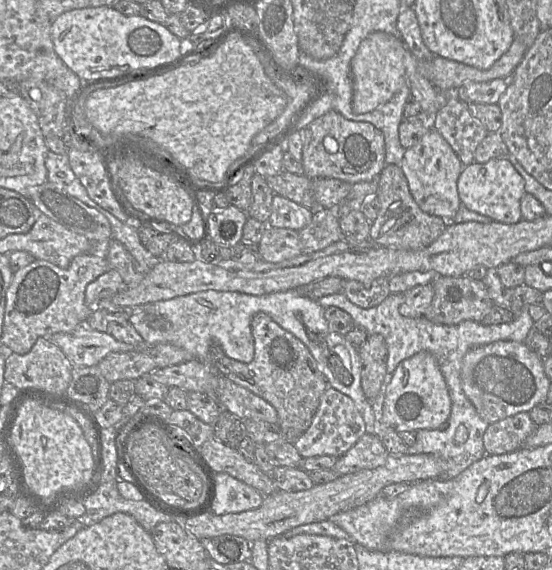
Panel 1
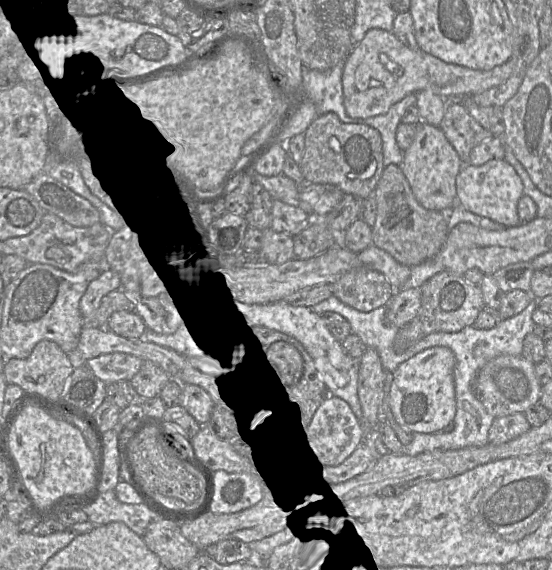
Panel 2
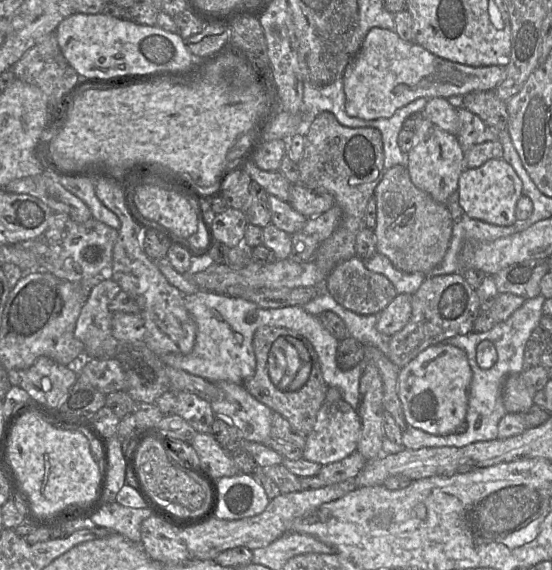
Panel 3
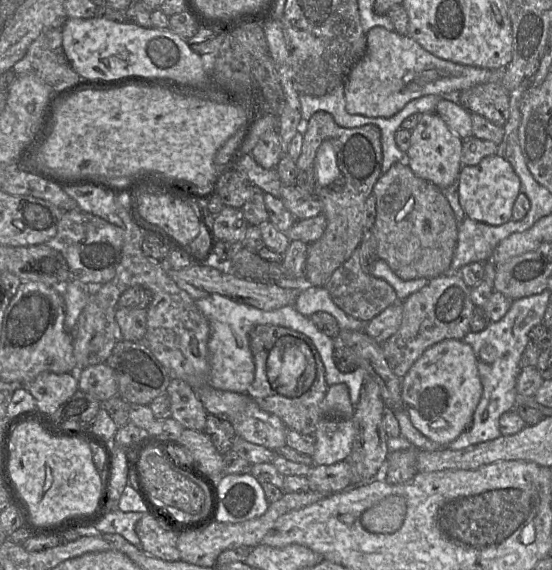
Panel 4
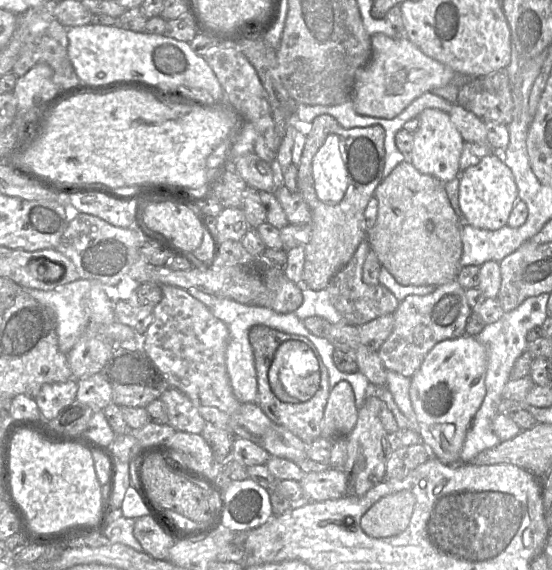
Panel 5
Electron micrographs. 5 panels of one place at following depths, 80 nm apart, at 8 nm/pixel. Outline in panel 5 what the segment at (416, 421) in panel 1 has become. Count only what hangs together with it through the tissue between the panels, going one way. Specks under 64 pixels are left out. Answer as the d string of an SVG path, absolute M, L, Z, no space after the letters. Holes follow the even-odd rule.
M463 335L437 343L411 377L410 399L417 417L420 442L446 465L460 462L467 430L486 394L486 347L476 338Z

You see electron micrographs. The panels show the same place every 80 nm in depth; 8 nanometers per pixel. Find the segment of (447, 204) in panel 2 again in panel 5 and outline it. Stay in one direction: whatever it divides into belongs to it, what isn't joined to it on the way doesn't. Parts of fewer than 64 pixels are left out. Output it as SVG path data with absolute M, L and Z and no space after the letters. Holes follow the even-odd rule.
M427 108L419 114L418 119L419 127L413 133L413 148L407 159L420 173L432 175L443 183L459 177L459 162L465 141L449 114L436 108Z

